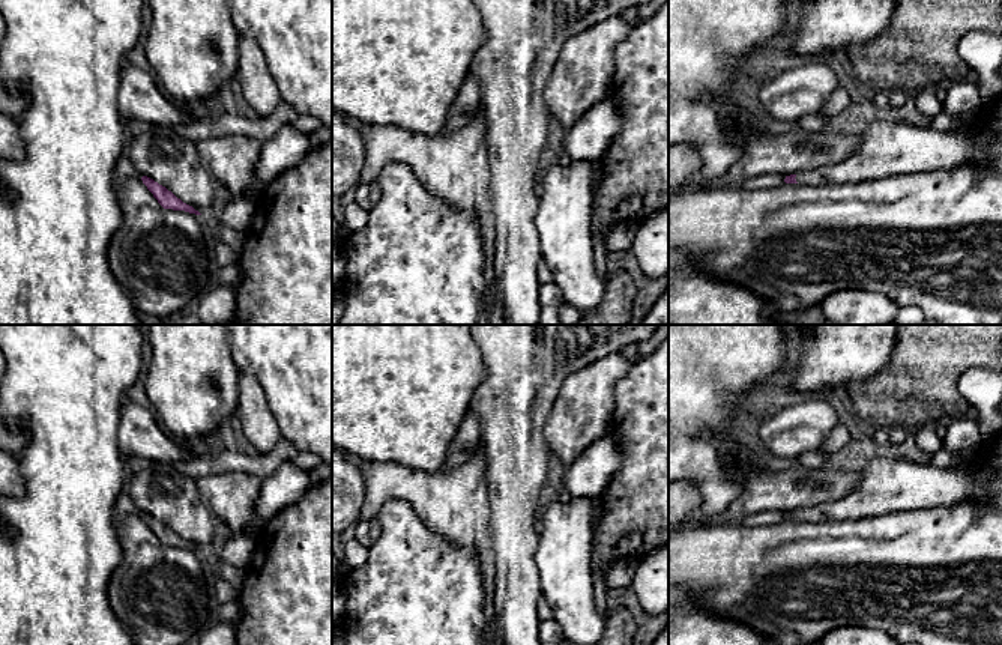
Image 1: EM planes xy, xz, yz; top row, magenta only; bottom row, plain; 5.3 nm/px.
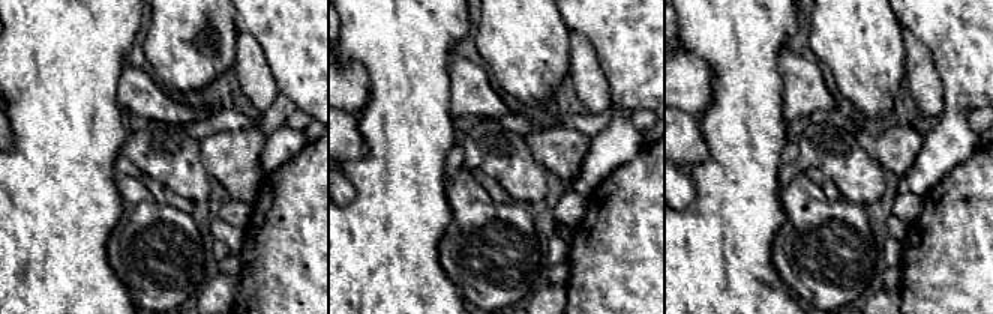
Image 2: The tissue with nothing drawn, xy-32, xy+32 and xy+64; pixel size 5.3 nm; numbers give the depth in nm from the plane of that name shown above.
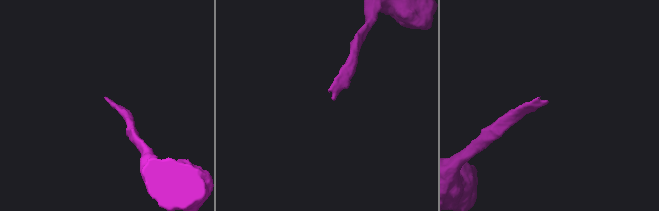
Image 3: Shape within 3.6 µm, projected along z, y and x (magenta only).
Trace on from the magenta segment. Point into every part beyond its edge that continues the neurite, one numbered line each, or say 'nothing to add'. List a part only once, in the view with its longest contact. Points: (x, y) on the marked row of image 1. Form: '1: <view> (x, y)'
1: yz (885, 148)

